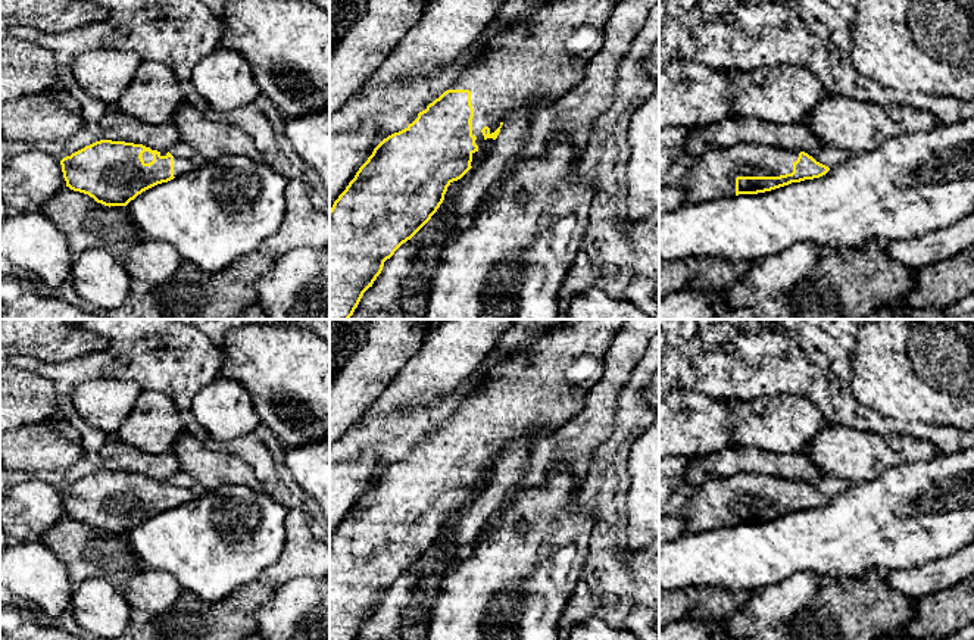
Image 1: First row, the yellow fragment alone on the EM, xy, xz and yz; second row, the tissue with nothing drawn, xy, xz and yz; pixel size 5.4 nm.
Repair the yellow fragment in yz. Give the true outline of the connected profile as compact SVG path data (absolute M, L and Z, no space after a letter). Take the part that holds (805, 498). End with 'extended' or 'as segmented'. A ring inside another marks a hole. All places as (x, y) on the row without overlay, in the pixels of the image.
M740 472L712 478L687 500L684 531L705 533L739 524L771 521L825 505L828 496L805 481Z; extended

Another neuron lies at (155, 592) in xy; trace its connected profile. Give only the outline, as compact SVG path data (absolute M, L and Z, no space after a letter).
M144 566L121 591L131 608L165 622L165 612L177 603L182 589L171 574Z

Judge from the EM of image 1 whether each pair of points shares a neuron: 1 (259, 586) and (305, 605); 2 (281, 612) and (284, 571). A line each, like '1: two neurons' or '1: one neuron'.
1: two neurons
2: two neurons

